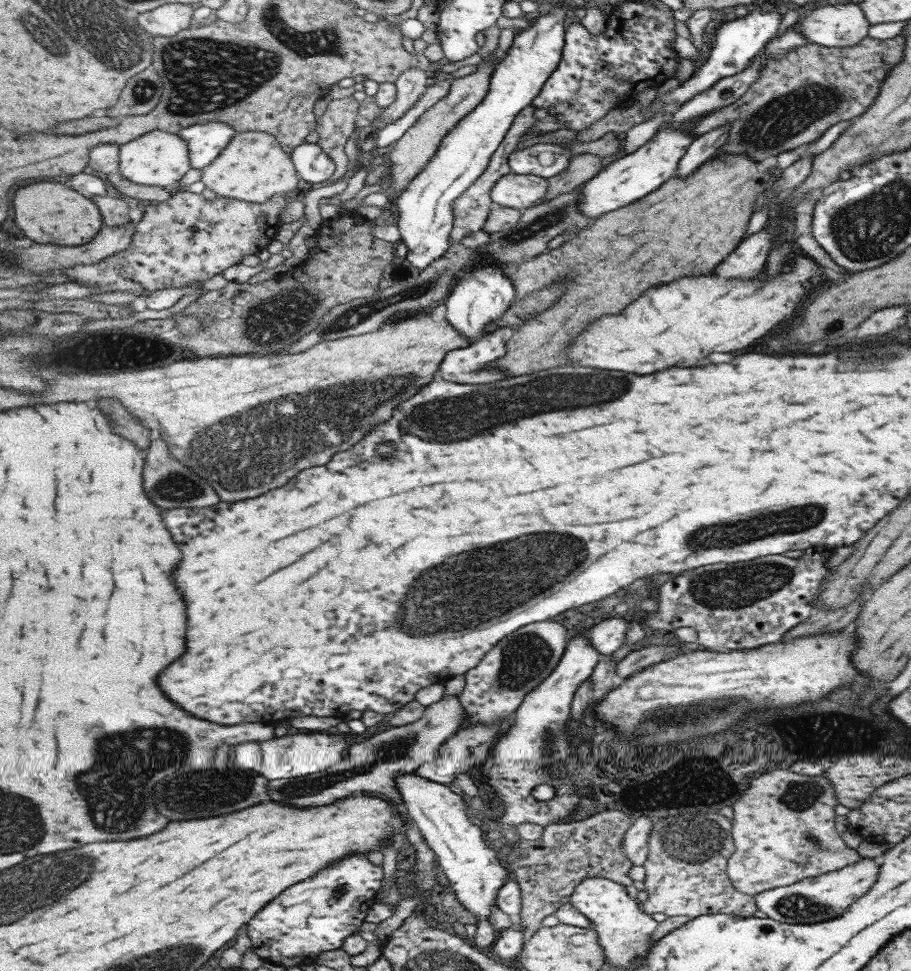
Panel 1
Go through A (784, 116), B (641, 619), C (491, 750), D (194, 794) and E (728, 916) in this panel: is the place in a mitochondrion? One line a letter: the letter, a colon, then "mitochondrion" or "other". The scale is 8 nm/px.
A: mitochondrion
B: other
C: other
D: mitochondrion
E: other

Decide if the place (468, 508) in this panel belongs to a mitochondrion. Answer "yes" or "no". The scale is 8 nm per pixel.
no

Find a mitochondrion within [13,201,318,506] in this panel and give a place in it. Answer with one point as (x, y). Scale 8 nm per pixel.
(178, 485)

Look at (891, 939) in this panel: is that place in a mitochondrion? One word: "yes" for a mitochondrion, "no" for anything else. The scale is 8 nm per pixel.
no

